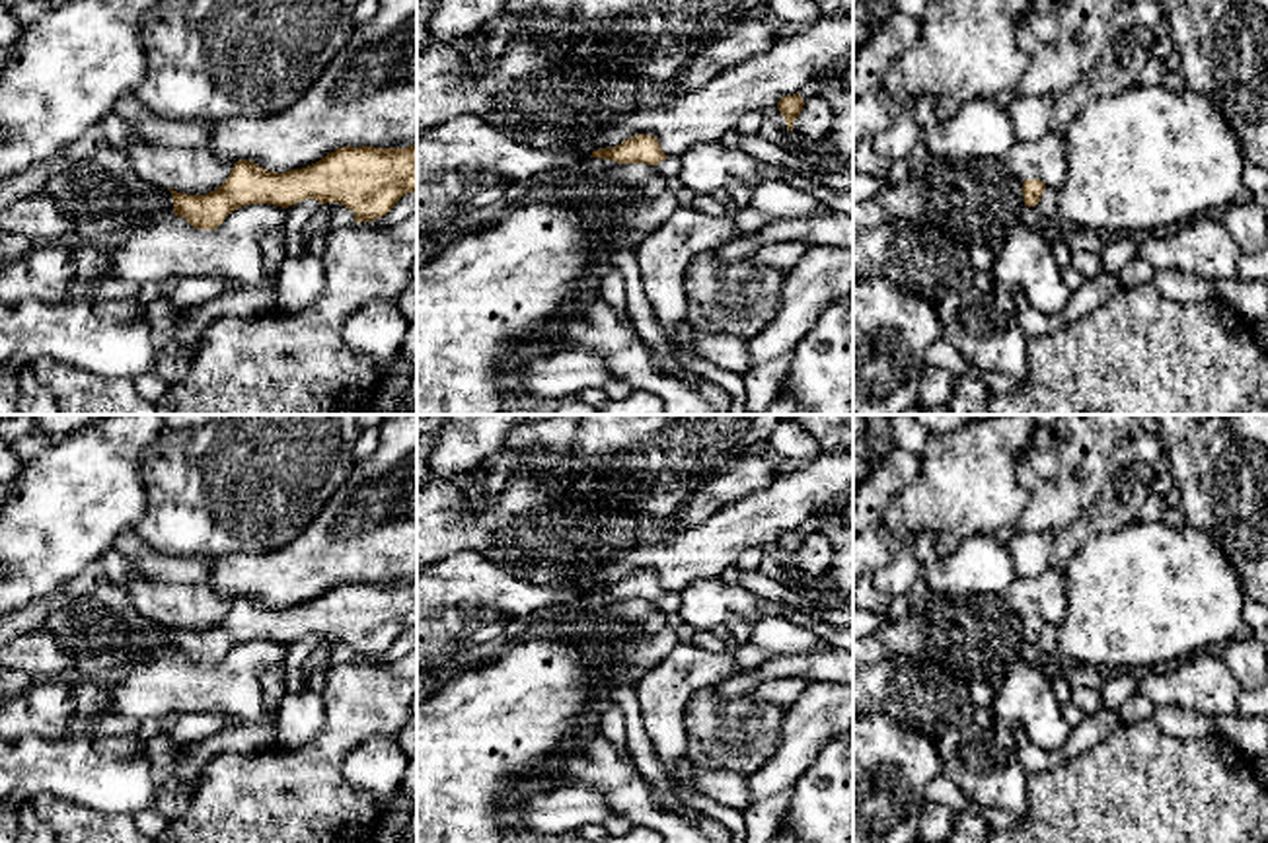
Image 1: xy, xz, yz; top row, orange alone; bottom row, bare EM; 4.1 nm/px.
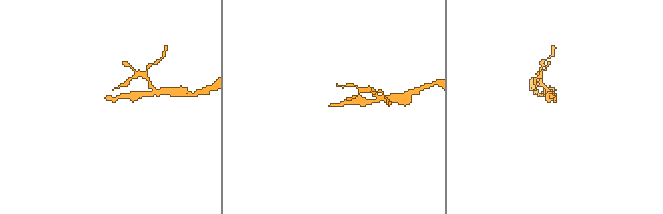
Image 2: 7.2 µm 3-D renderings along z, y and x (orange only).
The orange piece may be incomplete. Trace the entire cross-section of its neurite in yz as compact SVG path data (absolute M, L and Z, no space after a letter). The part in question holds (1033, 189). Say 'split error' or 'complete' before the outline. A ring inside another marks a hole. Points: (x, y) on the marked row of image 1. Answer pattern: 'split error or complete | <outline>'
split error | M1026 179L1023 183L1025 208L1021 210L1021 222L1028 228L1038 228L1042 224L1042 214L1036 208L1046 185L1040 179Z

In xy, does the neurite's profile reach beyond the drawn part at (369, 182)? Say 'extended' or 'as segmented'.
as segmented

